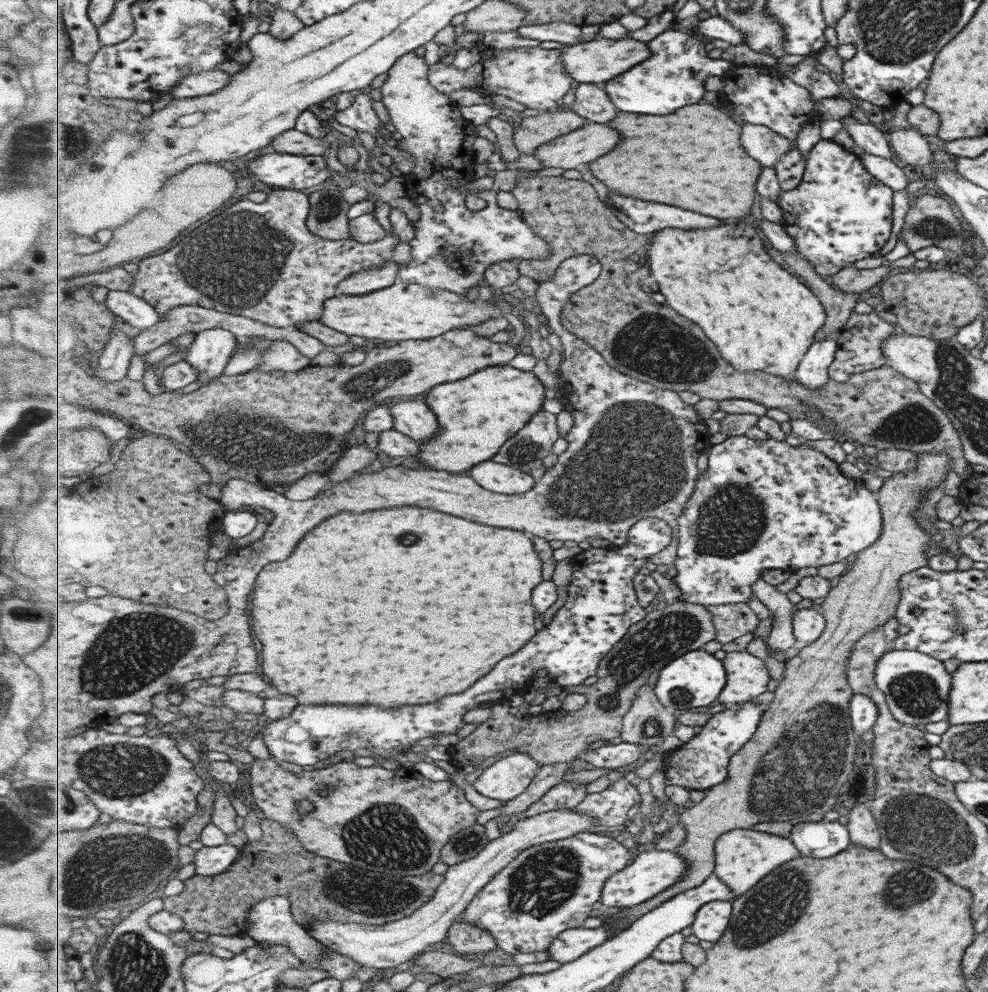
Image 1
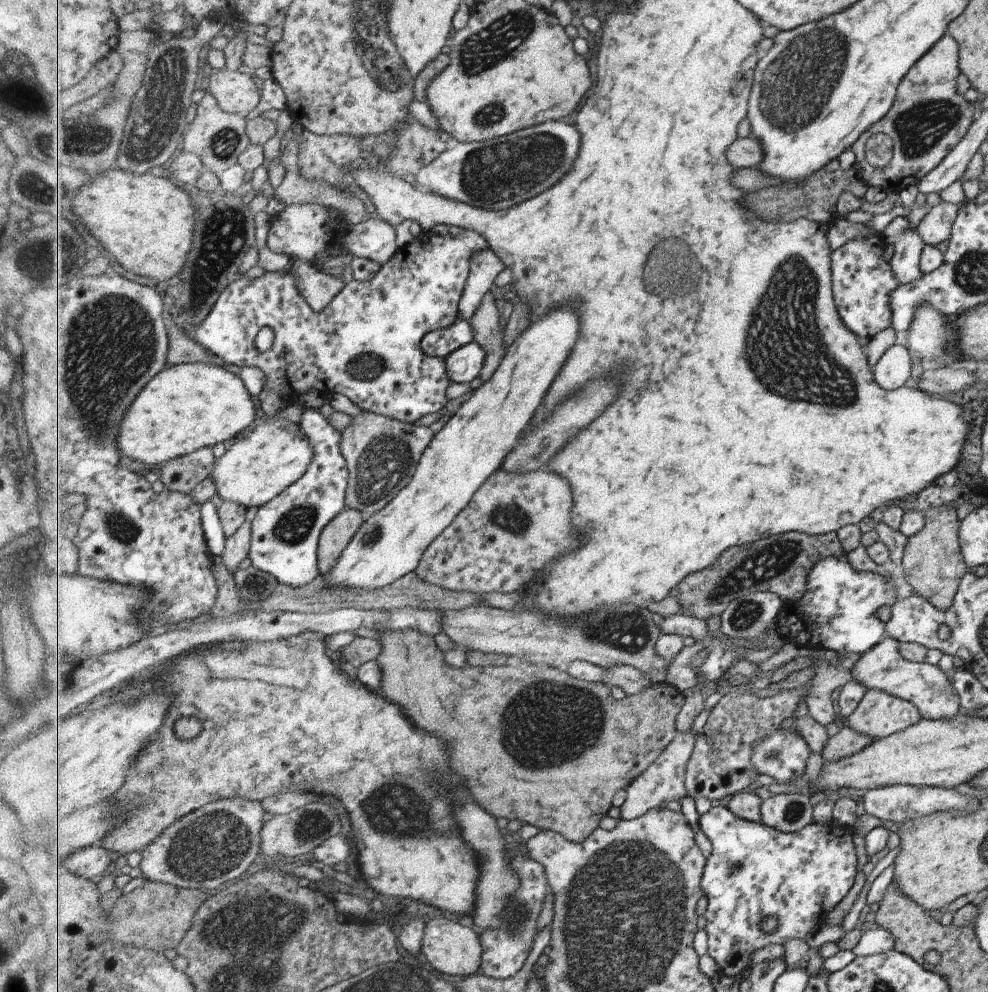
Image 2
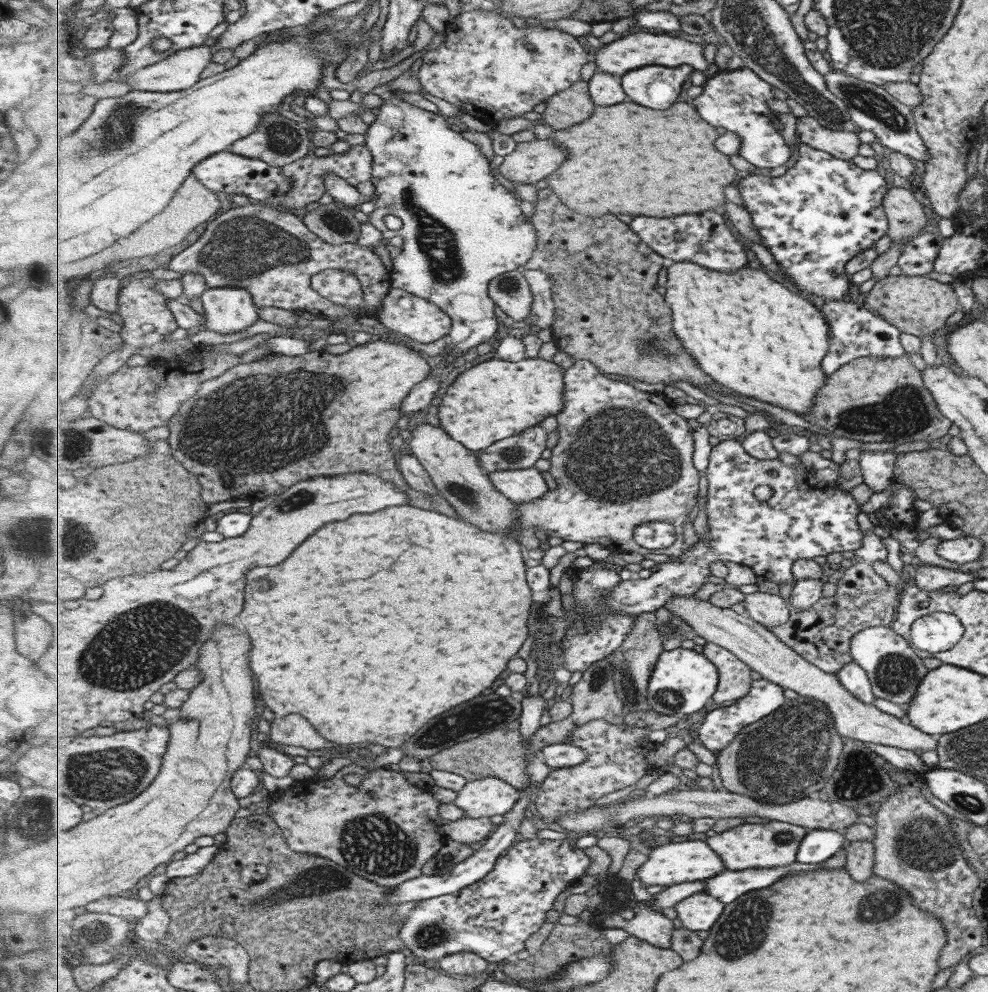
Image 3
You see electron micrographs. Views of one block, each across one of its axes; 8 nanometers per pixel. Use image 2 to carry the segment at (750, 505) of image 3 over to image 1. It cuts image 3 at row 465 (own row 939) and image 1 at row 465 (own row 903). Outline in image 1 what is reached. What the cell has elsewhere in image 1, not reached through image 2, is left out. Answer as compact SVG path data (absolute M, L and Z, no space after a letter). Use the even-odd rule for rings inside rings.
M746 434L741 436L728 437L722 443L712 445L708 456L708 467L703 475L698 477L696 489L689 501L687 501L683 514L679 516L680 544L678 546L678 558L675 564L677 575L672 578L680 588L682 594L680 600L690 603L701 603L707 607L711 605L724 605L727 603L746 602L754 598L753 584L763 579L763 570L784 570L788 573L797 572L799 568L818 568L824 564L833 564L850 560L861 551L865 551L871 544L875 543L881 533L881 513L879 510L877 491L867 490L865 486L857 484L851 478L845 478L839 474L839 465L829 460L823 454L817 454L815 449L807 444L791 446L785 441L755 440Z

